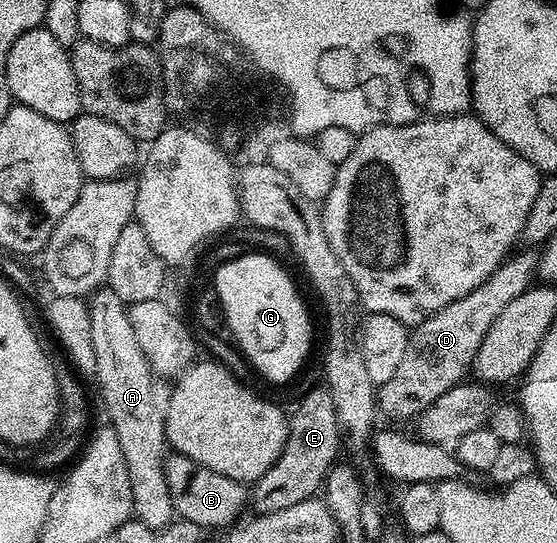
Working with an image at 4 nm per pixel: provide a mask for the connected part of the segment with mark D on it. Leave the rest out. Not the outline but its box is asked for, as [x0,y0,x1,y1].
[377,249,539,420]

